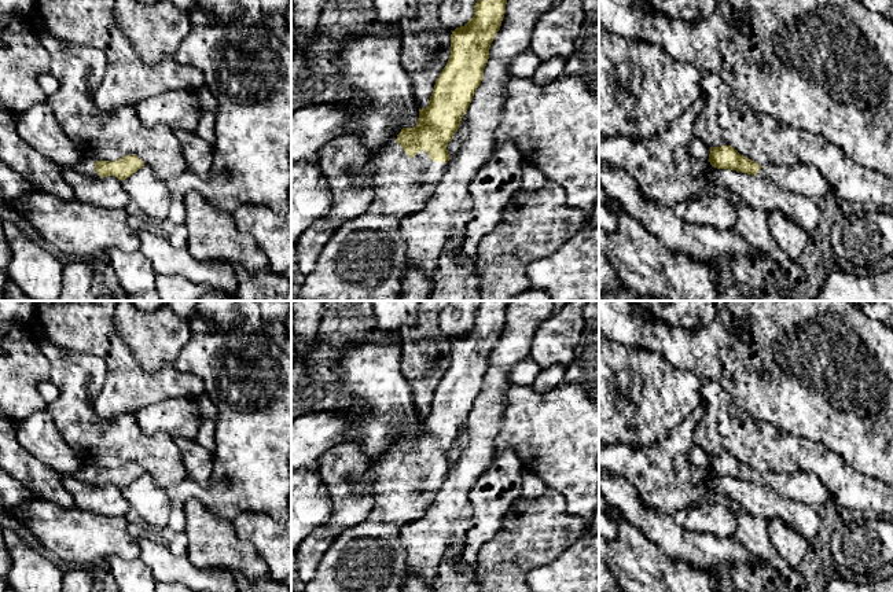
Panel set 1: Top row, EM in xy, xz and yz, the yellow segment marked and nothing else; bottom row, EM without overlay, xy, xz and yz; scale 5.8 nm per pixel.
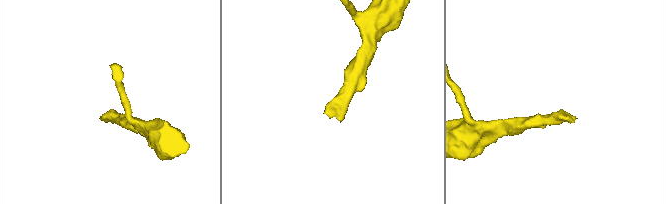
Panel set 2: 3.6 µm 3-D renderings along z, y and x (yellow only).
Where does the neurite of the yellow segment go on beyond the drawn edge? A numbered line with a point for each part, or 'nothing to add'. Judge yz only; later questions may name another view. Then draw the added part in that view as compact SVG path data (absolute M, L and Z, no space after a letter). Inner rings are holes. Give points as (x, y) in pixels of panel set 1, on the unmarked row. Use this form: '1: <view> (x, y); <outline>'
1: yz (801, 486); M794 471L790 474L762 474L757 479L757 485L775 490L784 499L805 503L815 510L823 508L831 503L828 493L822 482L812 473Z

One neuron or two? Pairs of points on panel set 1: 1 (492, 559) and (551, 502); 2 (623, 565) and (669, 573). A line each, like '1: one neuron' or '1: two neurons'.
1: one neuron
2: one neuron

